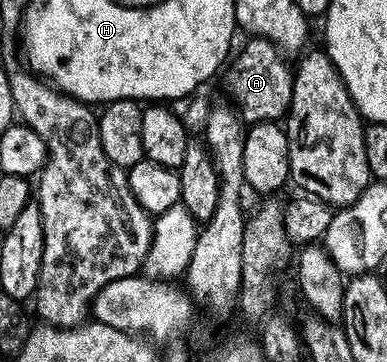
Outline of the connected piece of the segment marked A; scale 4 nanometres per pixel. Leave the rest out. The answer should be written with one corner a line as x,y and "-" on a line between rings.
249,36
244,50
227,66
228,93
231,104
249,126
259,121
279,122
287,114
292,98
293,70
286,62
285,54
264,37

